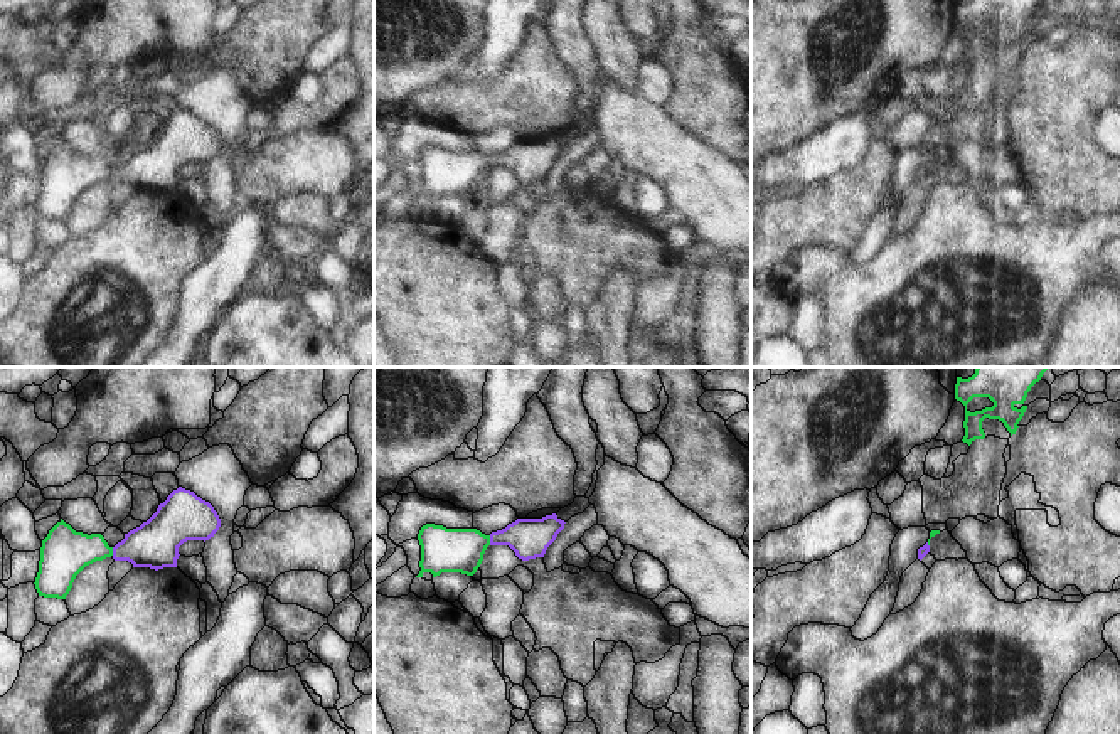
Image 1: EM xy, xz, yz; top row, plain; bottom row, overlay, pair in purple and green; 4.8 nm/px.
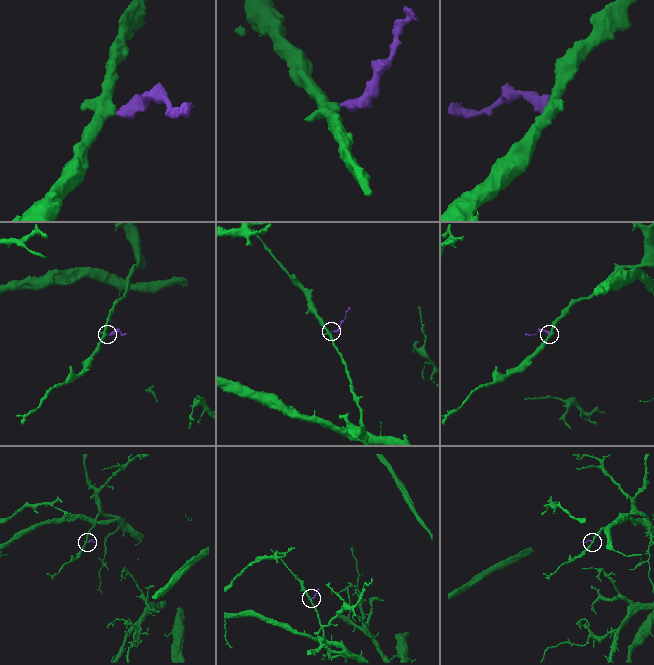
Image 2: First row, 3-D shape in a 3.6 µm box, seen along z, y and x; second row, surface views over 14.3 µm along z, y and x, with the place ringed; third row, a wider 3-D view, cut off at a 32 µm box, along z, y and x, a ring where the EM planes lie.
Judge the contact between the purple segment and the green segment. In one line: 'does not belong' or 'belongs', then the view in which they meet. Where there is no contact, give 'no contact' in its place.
belongs | xz

